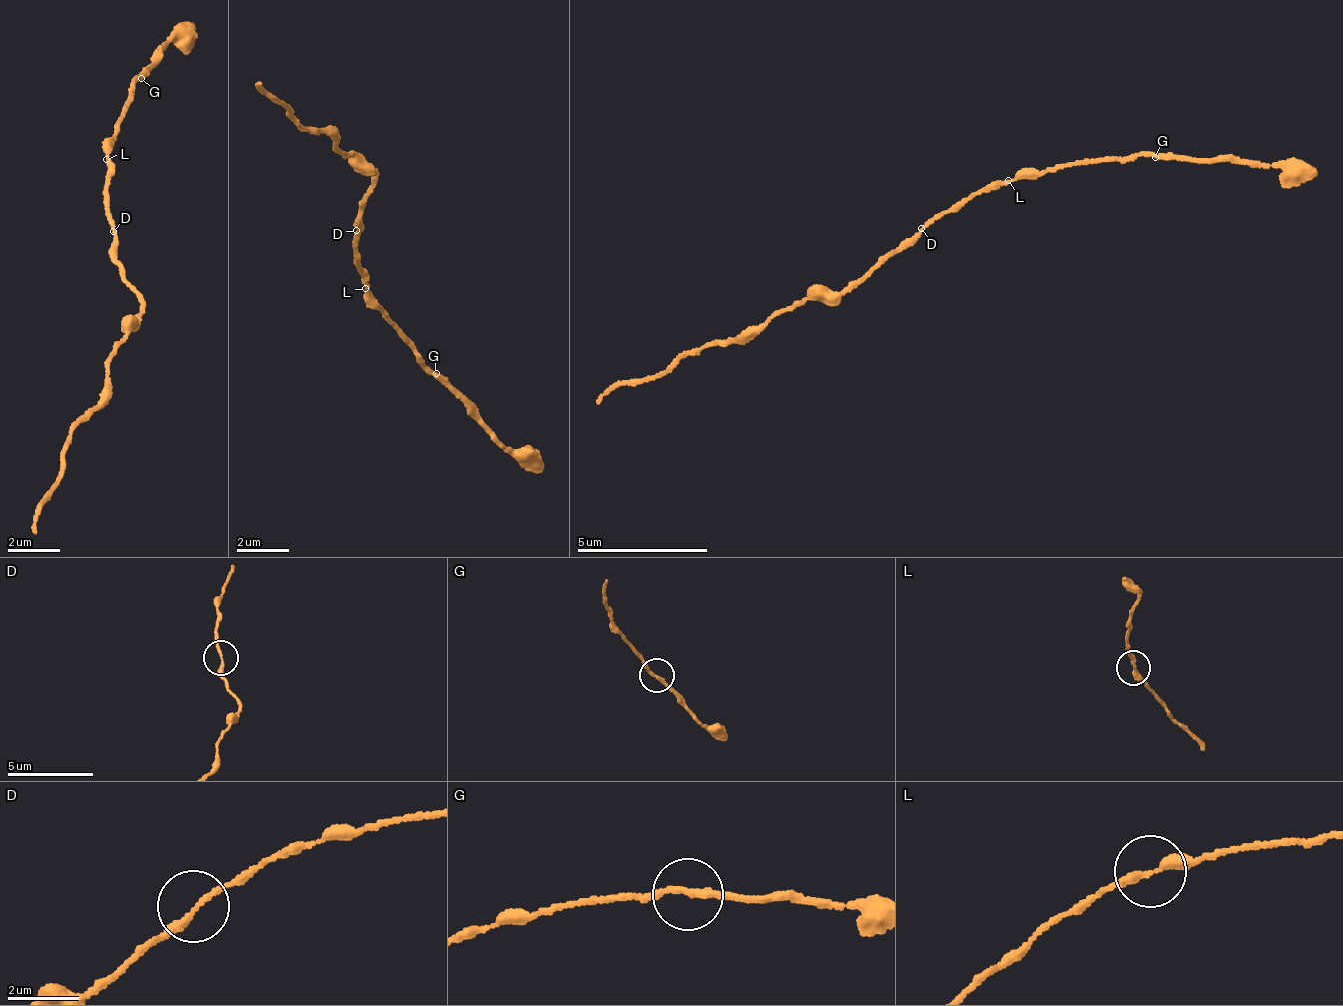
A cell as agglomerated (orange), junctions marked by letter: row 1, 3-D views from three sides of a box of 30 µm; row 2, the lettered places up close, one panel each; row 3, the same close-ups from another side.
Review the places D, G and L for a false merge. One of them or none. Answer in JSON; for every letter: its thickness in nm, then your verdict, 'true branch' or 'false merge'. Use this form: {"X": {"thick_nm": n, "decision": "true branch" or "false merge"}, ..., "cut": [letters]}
{"D": {"thick_nm": 170, "decision": "true branch"}, "G": {"thick_nm": 190, "decision": "false merge"}, "L": {"thick_nm": 240, "decision": "true branch"}, "cut": ["G"]}

